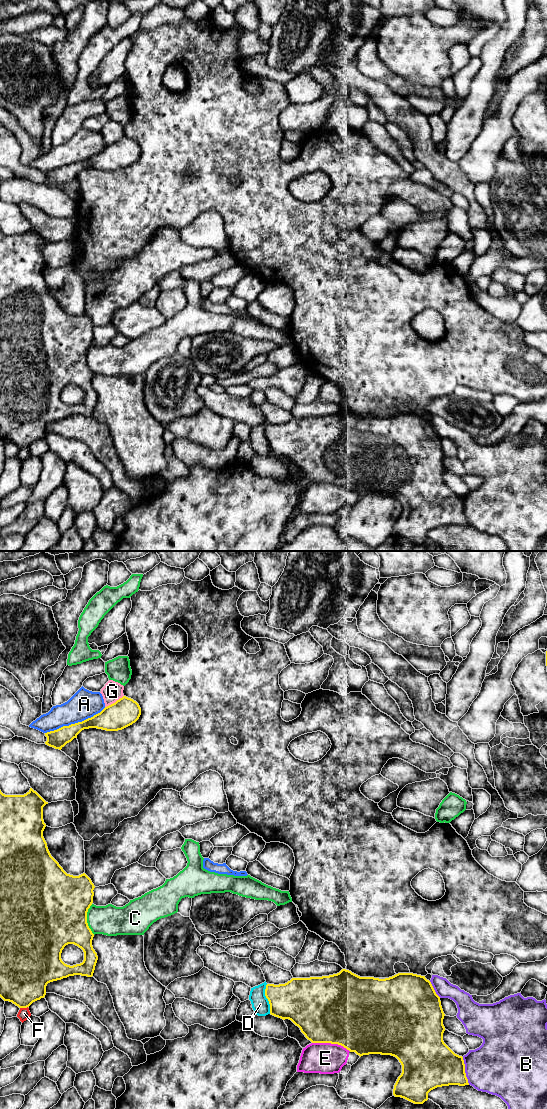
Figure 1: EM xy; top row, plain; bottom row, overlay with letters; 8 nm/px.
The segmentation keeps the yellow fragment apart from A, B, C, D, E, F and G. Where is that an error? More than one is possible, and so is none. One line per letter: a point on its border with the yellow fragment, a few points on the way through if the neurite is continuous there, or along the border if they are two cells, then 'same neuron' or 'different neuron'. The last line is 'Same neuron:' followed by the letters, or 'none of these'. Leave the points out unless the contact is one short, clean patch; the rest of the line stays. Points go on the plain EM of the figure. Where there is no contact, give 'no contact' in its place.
A: meets yellow in xy at (75, 163); different neuron
B: meets yellow in xy at (464, 511); different neuron
C: meets yellow in xy at (86, 359); different neuron
D: meets yellow in xy at (267, 438); same neuron
E: meets yellow in xy at (331, 483); different neuron
F: meets yellow in xy at (23, 447); different neuron
G: meets yellow in xy at (115, 142); different neuron
Same neuron: D

